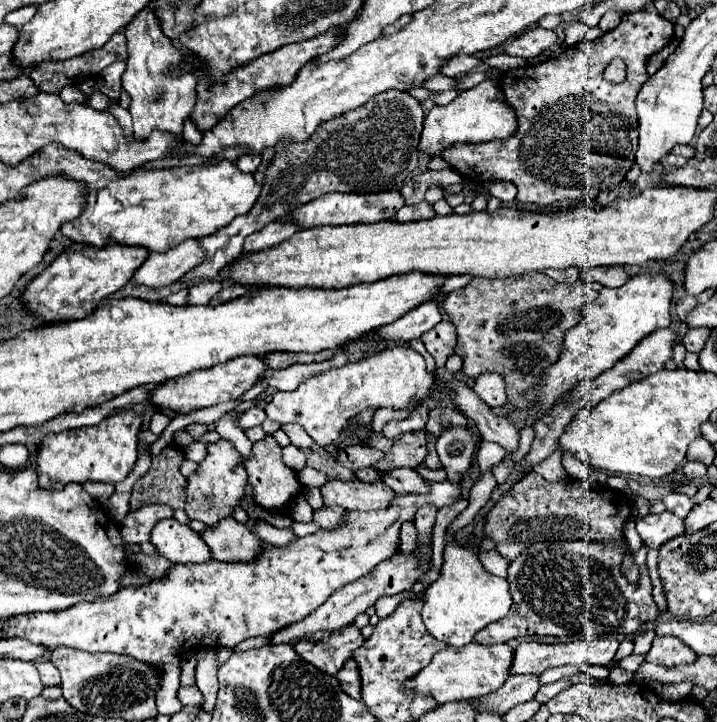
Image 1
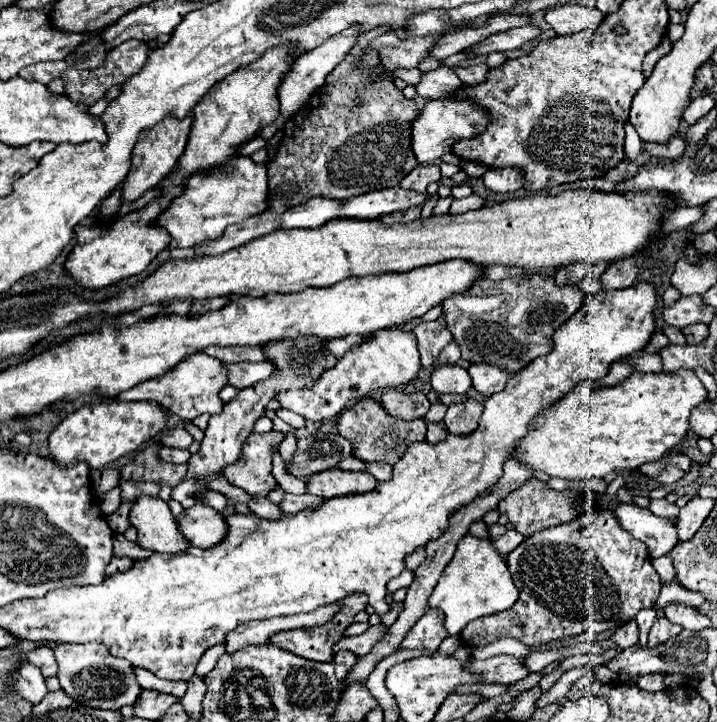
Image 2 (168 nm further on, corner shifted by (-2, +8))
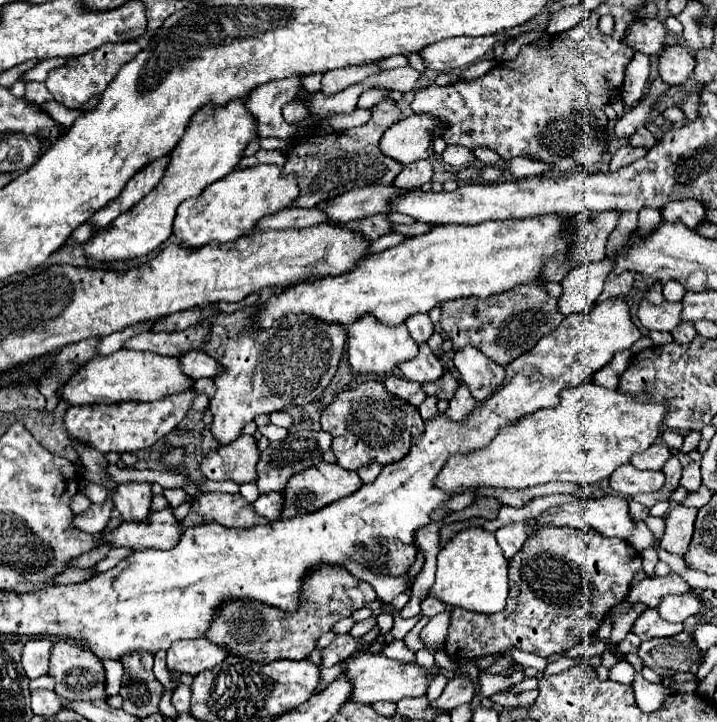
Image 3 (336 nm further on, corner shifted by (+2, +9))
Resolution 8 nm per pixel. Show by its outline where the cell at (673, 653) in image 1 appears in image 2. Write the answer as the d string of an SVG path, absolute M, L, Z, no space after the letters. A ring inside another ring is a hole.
M656 618L654 626L650 628L650 634L648 634L648 646L656 646L670 638L676 638L680 632L682 632L680 626L670 624L666 618Z

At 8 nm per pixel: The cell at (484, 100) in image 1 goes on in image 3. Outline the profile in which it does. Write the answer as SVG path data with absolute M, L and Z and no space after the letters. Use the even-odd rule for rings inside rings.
M414 113L388 127L384 137L380 139L380 149L384 151L384 155L392 155L392 159L408 165L434 155L434 149L428 147L438 135L444 135L444 125L440 123L440 119L430 113Z

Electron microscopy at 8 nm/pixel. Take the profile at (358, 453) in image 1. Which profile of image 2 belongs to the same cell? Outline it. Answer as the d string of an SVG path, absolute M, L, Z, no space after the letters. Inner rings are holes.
M316 432L308 438L298 438L294 458L286 464L286 470L296 478L308 478L312 474L336 468L338 462L352 454L352 444L340 434Z

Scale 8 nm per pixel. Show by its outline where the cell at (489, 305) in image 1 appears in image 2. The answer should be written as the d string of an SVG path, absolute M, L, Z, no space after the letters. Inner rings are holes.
M518 276L500 282L480 280L464 294L442 302L444 318L454 340L460 344L462 358L470 364L488 362L510 374L528 366L534 358L552 350L552 334L584 302L576 286L556 286L552 278Z

